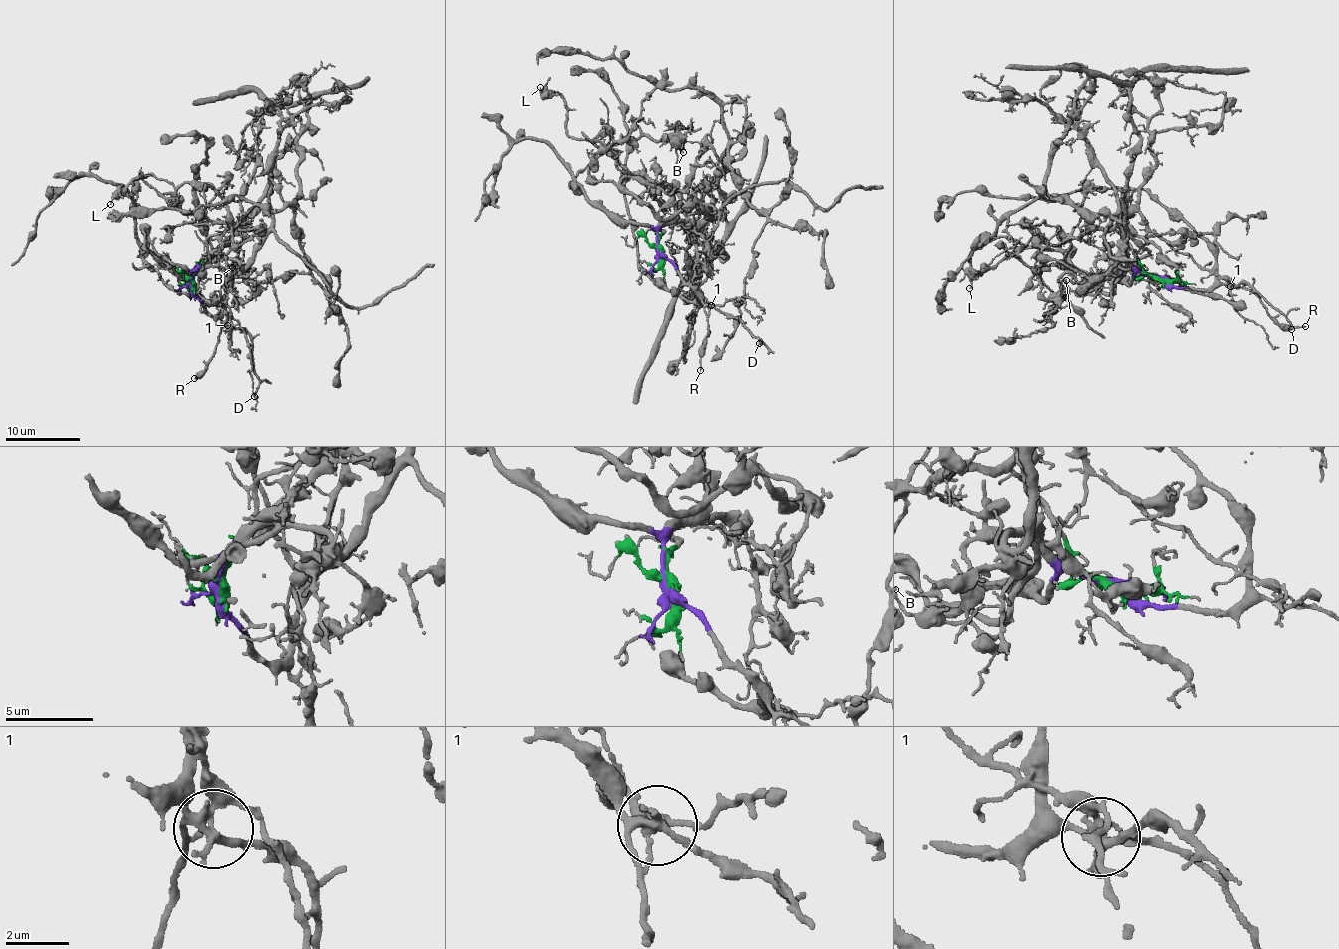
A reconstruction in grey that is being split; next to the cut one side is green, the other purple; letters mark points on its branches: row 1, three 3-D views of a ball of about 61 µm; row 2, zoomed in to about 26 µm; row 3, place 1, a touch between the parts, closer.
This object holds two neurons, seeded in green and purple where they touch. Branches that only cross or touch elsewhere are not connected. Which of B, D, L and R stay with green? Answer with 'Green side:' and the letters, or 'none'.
Green side: B, L

